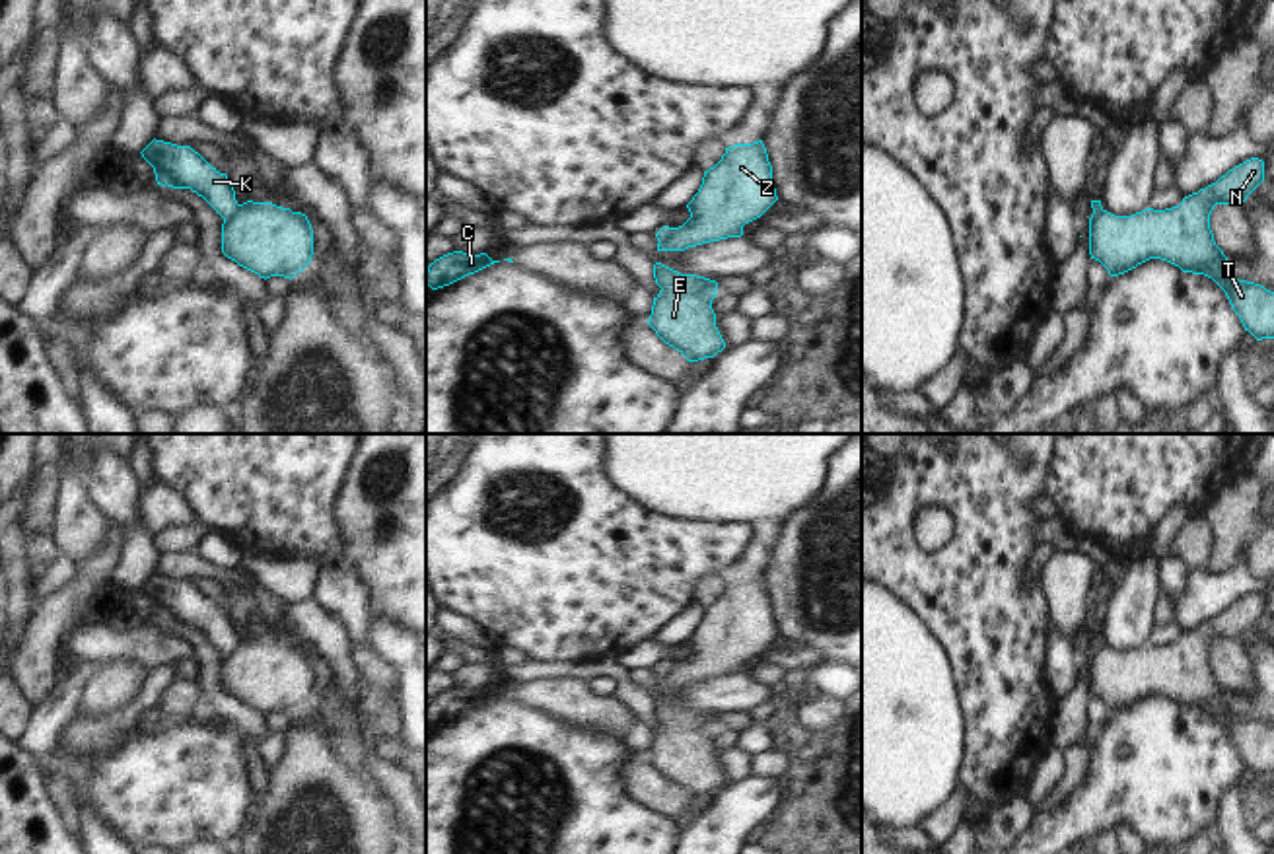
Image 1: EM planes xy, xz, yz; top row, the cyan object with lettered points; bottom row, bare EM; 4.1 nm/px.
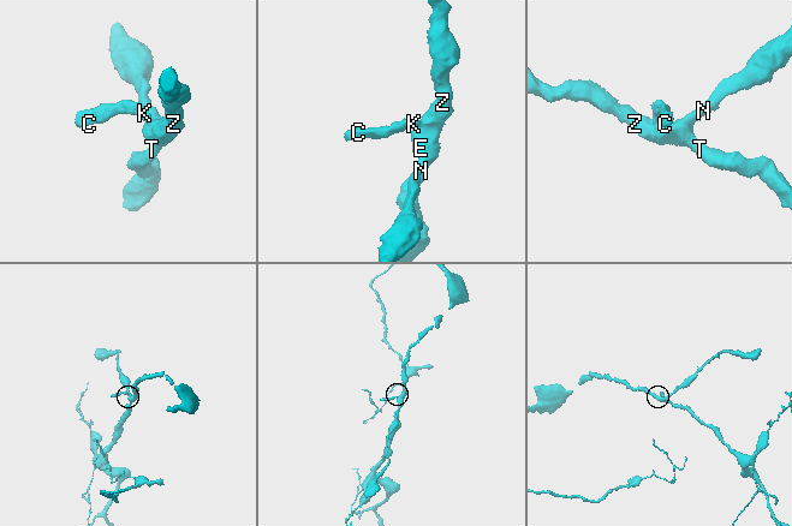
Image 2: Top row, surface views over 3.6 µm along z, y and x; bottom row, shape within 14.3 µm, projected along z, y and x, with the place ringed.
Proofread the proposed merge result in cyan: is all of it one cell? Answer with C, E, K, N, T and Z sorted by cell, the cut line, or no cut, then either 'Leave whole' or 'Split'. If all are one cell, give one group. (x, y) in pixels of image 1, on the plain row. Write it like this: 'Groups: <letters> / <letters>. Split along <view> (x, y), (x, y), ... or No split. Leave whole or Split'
Groups: C K / E N T Z. Split along xy (240, 640), (224, 654). Split.

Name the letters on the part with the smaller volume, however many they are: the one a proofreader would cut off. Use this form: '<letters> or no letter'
C, K

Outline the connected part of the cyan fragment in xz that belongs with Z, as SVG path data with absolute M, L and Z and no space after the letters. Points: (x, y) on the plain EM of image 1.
M762 576L729 582L722 595L704 607L698 628L687 640L690 654L671 663L669 673L657 679L657 687L685 687L710 677L741 673L743 661L761 654L776 636L772 601Z

